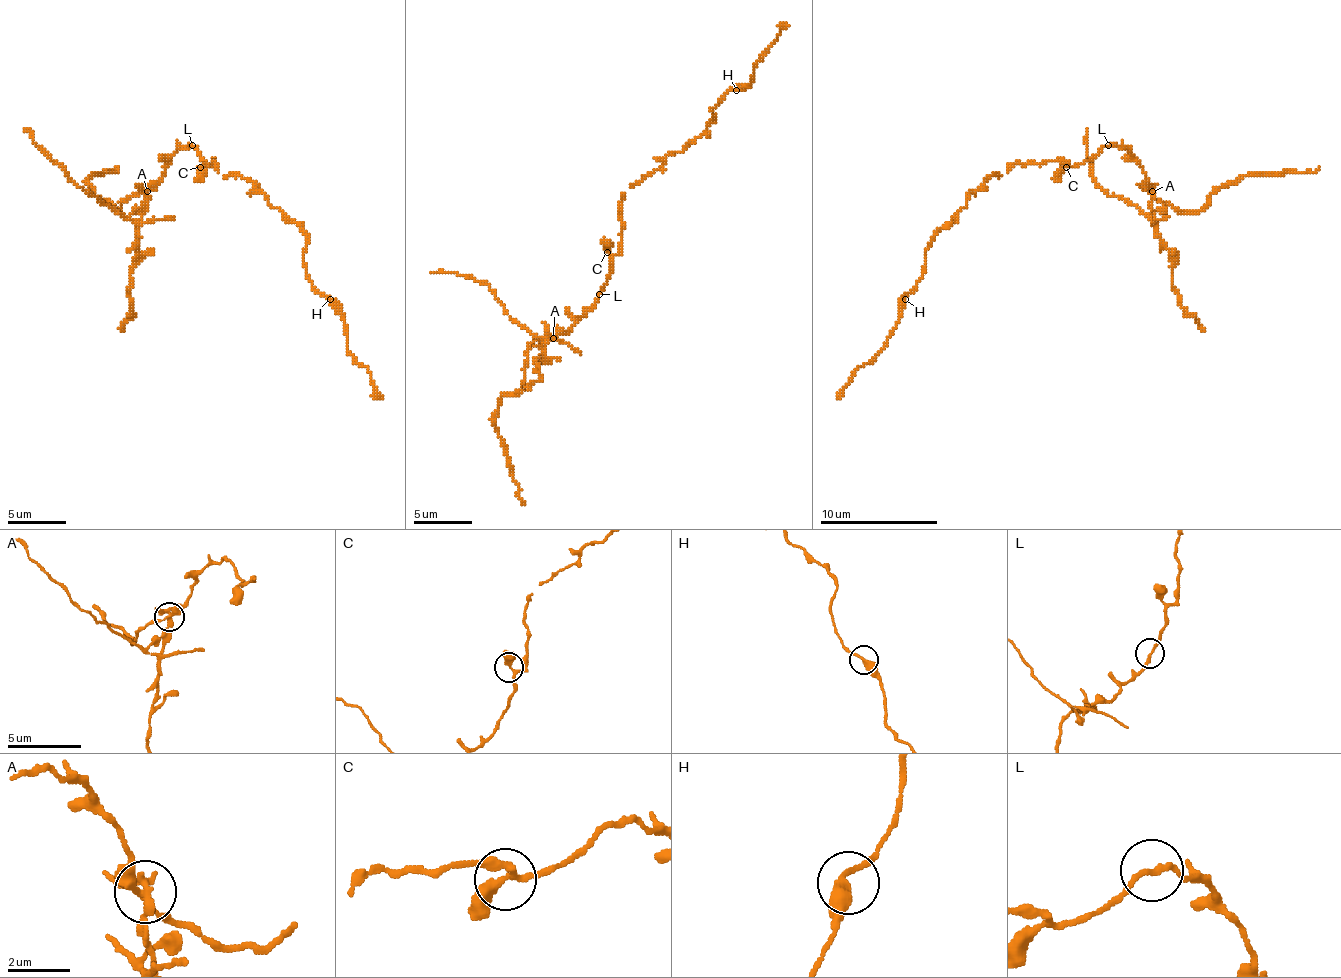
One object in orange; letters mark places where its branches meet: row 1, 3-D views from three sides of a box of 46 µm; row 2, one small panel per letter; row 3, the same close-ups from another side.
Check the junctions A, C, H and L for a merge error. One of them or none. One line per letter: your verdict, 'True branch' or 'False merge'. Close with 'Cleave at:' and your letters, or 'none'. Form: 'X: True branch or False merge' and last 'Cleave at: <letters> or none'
A: False merge
C: True branch
H: True branch
L: True branch
Cleave at: A

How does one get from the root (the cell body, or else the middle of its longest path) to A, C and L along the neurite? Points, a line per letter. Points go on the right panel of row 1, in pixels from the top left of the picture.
A: (1040, 164), (1066, 161), (1078, 167), (1104, 146), (1116, 146), (1137, 161), (1151, 190)
C: (1040, 164), (1066, 161), (1069, 164), (1066, 167)
L: (1040, 164), (1066, 161), (1072, 167), (1078, 167), (1107, 146)

